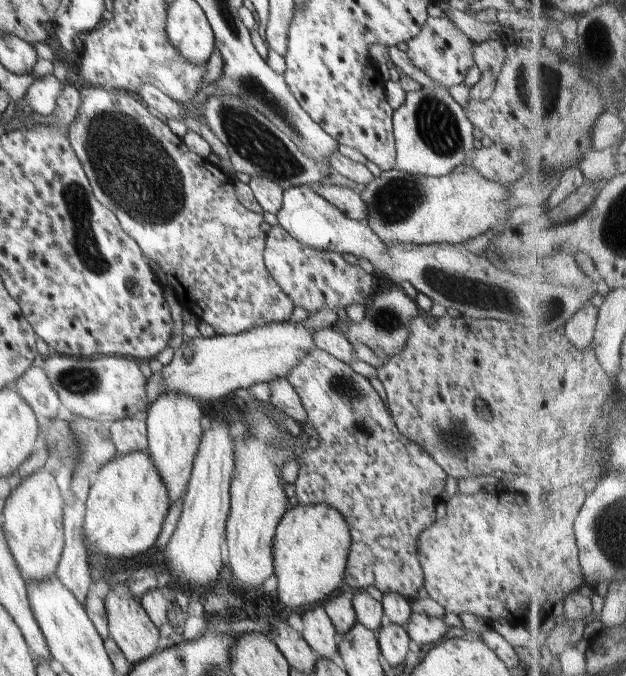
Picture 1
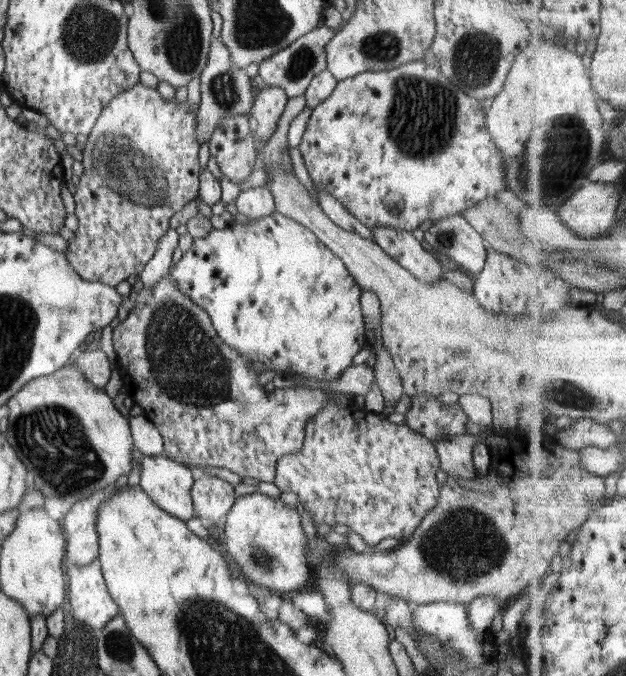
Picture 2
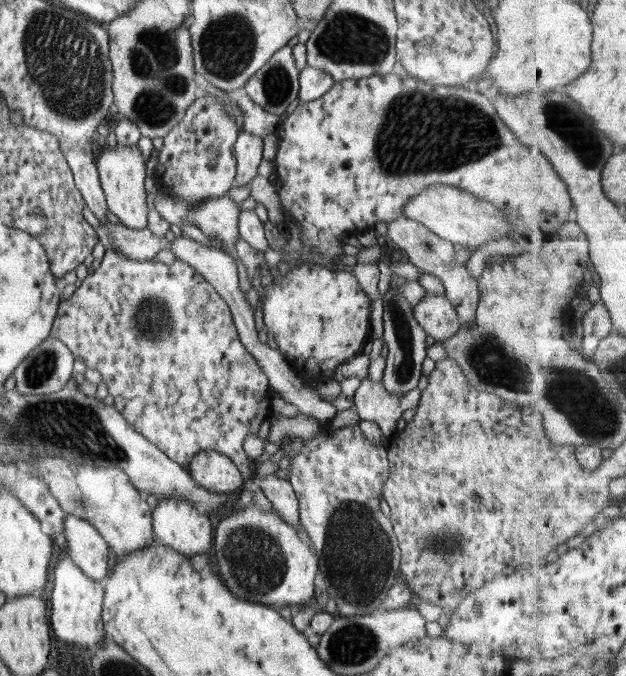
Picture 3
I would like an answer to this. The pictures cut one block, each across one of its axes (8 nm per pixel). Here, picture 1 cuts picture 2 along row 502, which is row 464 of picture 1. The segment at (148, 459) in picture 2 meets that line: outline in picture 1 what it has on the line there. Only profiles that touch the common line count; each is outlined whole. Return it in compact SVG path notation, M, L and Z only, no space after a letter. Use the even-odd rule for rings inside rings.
M161 392L147 410L148 456L168 490L170 504L183 498L188 488L194 458L198 453L206 420L198 401L174 392Z

